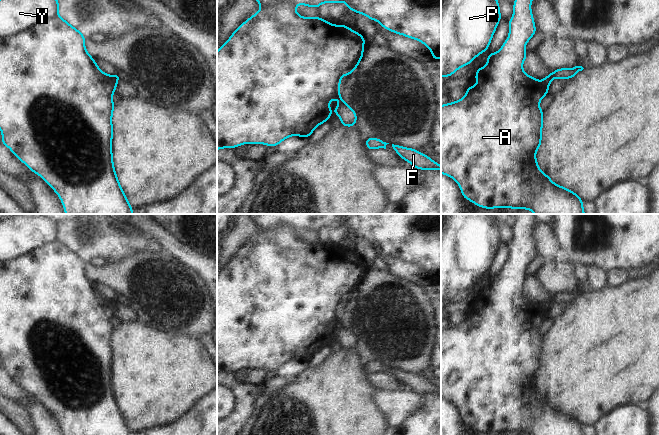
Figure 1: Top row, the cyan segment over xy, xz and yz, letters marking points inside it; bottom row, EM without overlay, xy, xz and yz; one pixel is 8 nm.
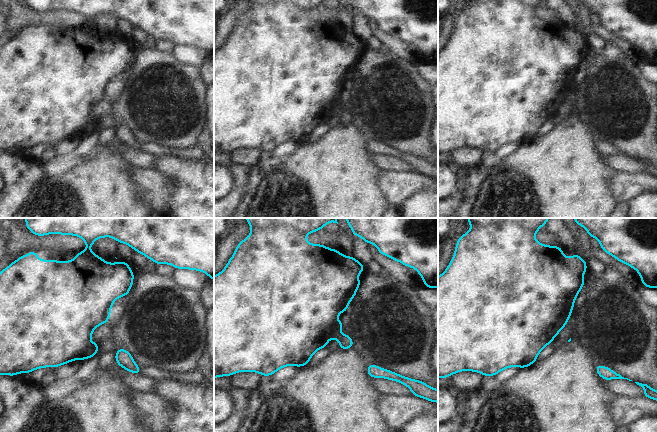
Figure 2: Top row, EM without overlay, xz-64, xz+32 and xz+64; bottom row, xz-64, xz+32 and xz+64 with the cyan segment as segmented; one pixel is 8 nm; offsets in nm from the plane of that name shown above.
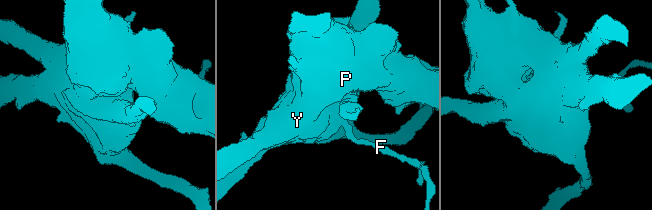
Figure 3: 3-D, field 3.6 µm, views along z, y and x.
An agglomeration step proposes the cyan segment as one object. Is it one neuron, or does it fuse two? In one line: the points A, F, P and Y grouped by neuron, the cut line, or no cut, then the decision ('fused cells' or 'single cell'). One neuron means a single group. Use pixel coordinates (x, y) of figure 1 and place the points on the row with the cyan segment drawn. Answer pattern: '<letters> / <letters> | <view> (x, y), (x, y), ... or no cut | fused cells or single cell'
A P Y / F | xz (343, 99), (340, 102) | fused cells

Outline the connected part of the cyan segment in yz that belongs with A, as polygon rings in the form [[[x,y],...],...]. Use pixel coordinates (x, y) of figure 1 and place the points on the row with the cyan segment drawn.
[[[515,0],[513,3],[513,16],[509,21],[509,36],[503,43],[502,47],[496,53],[490,53],[486,67],[479,67],[476,70],[475,81],[479,84],[477,86],[467,87],[465,96],[452,103],[441,105],[441,174],[451,177],[459,185],[463,198],[473,202],[481,208],[512,208],[512,209],[527,209],[533,211],[535,214],[585,214],[583,209],[583,200],[573,191],[568,188],[556,185],[550,177],[543,173],[538,167],[538,162],[535,157],[537,150],[542,143],[542,127],[544,111],[539,107],[540,101],[543,97],[548,95],[549,85],[553,79],[553,75],[549,73],[541,82],[536,77],[531,77],[523,71],[523,61],[528,57],[525,46],[528,41],[536,33],[534,18],[531,11],[532,0]]]

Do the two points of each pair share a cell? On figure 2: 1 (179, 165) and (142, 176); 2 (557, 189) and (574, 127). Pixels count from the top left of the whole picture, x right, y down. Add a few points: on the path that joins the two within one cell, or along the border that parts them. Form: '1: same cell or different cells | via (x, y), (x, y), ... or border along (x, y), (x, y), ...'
1: different cells | border along (151, 167), (161, 171), (169, 179), (170, 192)
2: same cell | via (562, 174), (572, 142)

